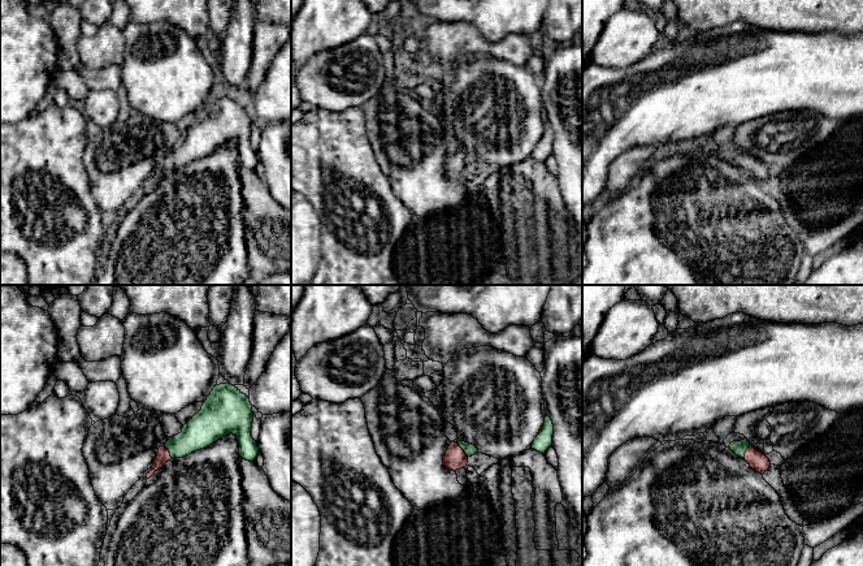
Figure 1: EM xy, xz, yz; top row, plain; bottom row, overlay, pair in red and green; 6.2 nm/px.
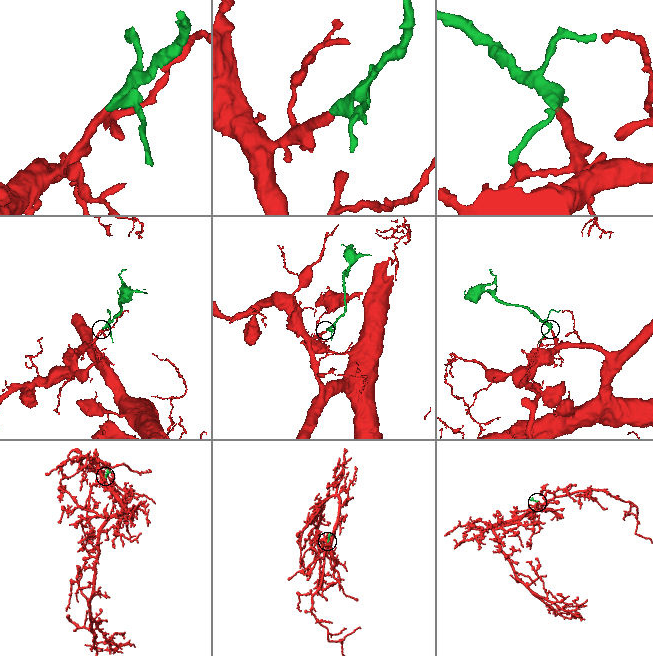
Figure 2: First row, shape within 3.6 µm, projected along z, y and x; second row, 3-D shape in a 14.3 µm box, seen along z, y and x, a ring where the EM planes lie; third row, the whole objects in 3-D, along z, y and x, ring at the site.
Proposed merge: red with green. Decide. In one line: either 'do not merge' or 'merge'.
merge

